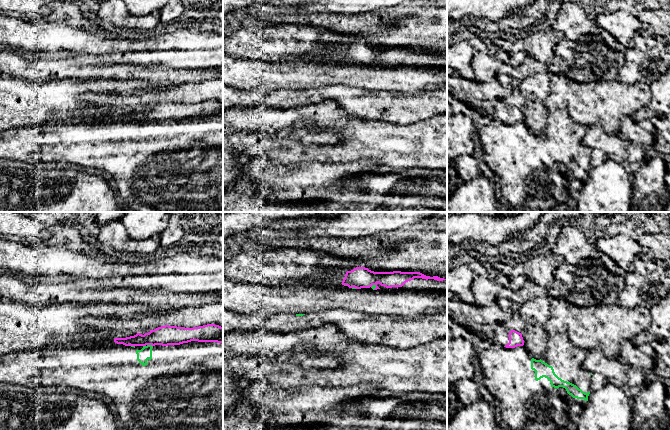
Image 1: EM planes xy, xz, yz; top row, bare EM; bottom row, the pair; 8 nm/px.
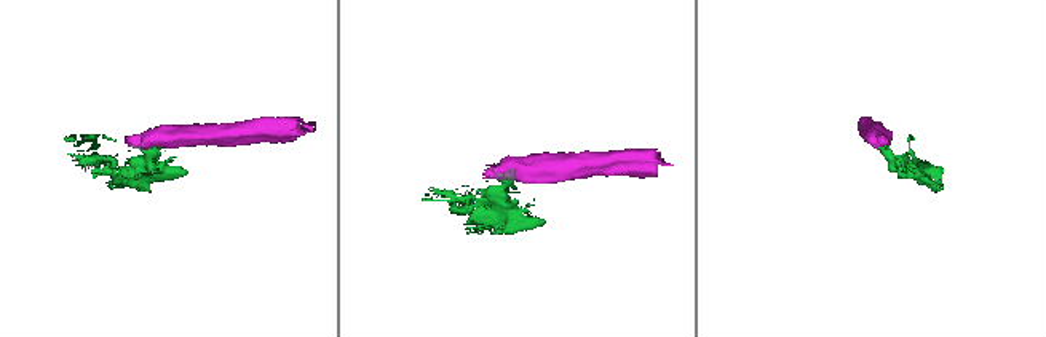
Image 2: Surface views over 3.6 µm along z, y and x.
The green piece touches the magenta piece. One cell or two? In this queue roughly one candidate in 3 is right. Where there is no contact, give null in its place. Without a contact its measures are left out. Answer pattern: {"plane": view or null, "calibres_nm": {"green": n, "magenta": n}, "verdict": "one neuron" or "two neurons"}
{"plane": "xy", "calibres_nm": {"green": 100, "magenta": 160}, "verdict": "two neurons"}

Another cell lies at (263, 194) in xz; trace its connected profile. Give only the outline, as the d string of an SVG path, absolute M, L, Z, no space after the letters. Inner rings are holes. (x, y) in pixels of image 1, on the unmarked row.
M260 186L258 189L258 196L261 200L271 204L282 202L280 190L276 190L275 192L269 194L268 189L266 189L264 186Z

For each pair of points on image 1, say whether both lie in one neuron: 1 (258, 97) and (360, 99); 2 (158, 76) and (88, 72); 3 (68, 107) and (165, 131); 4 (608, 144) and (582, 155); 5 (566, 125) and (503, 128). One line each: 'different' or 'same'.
1: same
2: same
3: different
4: different
5: same

